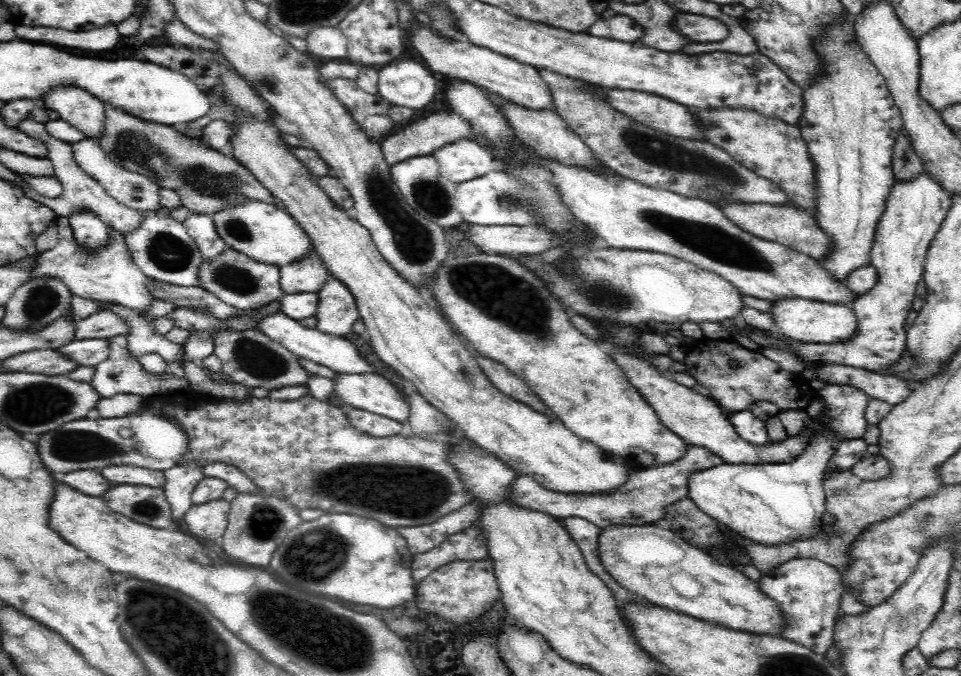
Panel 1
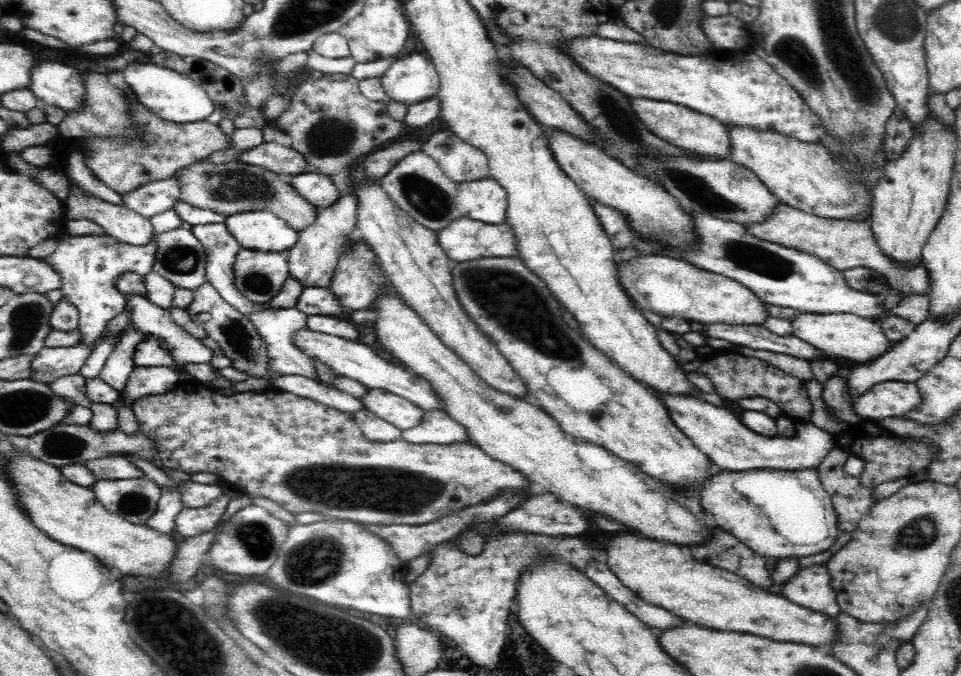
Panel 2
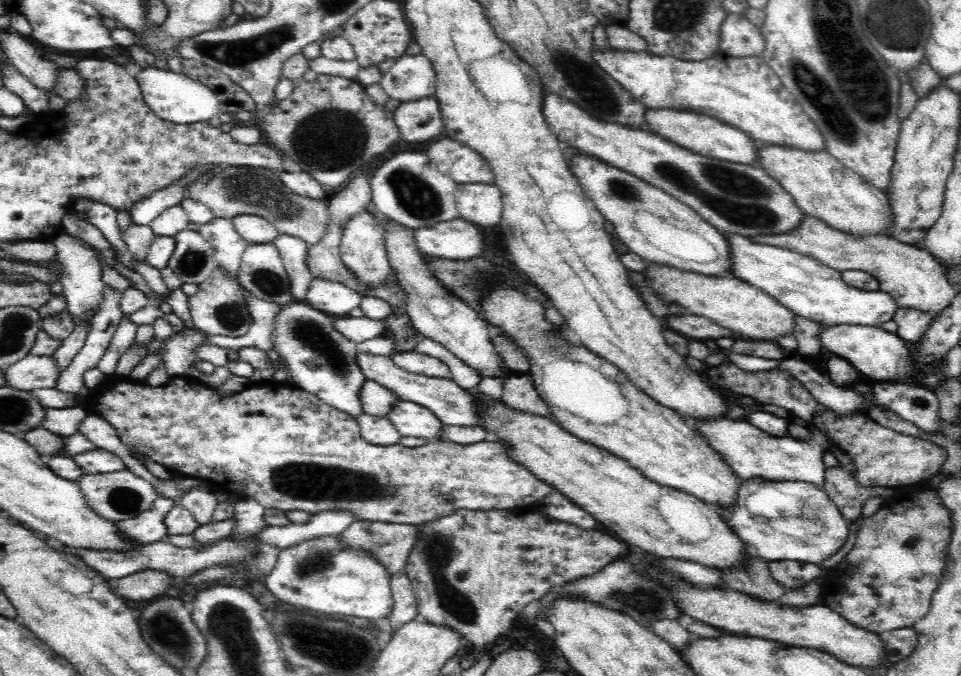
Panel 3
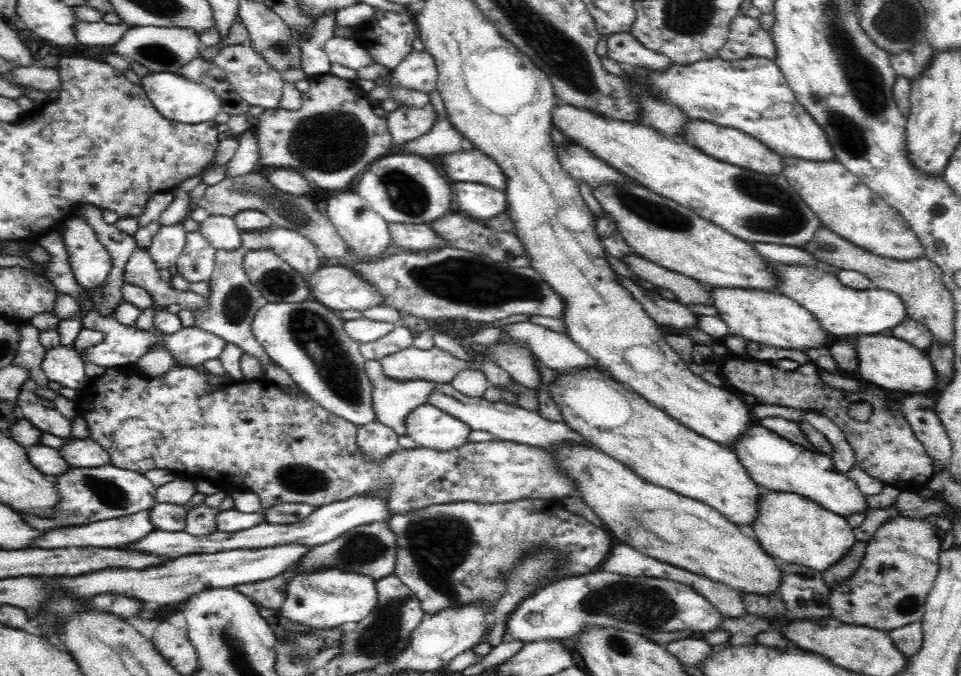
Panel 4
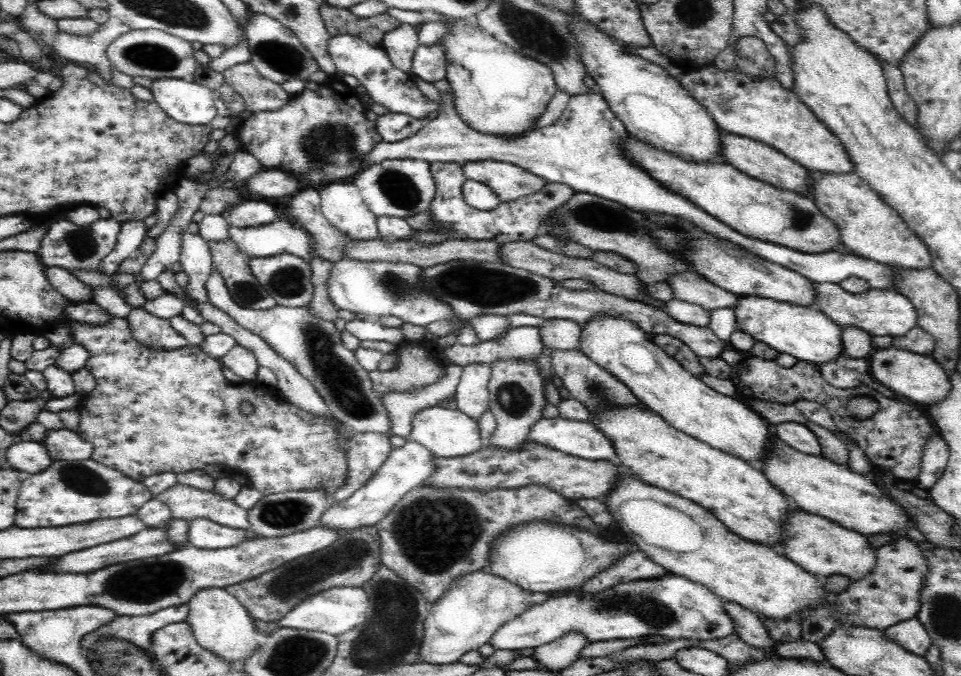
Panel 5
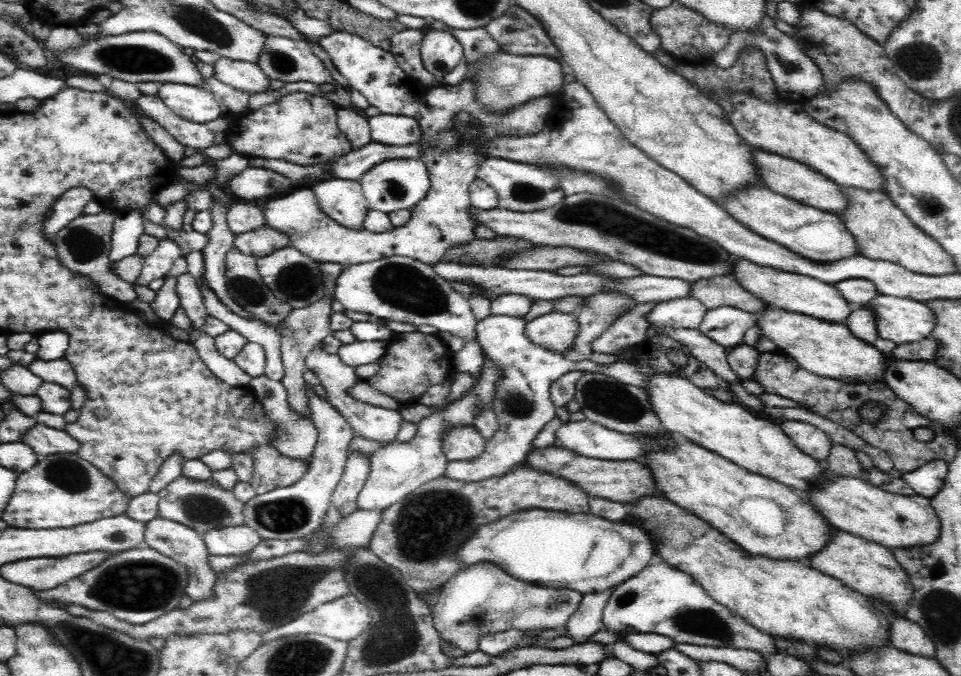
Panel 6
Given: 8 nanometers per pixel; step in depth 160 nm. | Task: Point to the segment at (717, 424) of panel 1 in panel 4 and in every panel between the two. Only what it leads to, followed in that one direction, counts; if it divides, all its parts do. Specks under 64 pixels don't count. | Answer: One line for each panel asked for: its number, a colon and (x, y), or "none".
2: (731, 446)
3: (753, 455)
4: (775, 464)

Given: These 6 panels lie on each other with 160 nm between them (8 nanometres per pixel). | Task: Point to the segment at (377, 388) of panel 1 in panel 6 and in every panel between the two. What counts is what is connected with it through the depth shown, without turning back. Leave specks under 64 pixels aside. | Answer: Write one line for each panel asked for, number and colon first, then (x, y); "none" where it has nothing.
2: (398, 411)
3: (410, 419)
4: (430, 428)
5: (447, 433)
6: (462, 444)

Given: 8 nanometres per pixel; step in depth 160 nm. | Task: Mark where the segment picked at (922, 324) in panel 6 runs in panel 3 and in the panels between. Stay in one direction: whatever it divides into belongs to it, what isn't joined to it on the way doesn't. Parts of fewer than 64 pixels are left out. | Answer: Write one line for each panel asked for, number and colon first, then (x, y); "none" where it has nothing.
3: (803, 284)
4: (845, 312)
5: (879, 312)

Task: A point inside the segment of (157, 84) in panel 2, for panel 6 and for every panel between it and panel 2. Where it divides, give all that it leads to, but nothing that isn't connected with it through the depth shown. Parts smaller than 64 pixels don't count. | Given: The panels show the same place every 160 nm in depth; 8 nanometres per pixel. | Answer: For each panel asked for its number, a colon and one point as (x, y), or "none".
3: (174, 97)
4: (175, 97)
5: (190, 103)
6: (197, 104)

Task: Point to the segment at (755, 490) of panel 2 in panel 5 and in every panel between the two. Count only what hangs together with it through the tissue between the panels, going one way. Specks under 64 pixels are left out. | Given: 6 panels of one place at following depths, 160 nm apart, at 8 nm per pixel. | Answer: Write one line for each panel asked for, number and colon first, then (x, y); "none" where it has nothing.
3: (778, 521)
4: (790, 527)
5: (820, 546)

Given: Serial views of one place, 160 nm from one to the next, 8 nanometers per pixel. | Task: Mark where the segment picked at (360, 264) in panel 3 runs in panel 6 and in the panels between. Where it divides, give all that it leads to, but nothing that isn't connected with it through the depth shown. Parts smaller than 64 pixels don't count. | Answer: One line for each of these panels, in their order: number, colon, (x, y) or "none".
4: (366, 233)
5: (341, 203)
6: (342, 200)

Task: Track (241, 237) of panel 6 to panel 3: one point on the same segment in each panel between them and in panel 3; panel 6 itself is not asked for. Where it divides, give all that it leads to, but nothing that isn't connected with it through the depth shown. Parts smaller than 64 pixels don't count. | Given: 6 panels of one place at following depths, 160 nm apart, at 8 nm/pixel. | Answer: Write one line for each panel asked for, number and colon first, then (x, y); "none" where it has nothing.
3: (293, 250)
4: (297, 250)
5: (280, 236)

